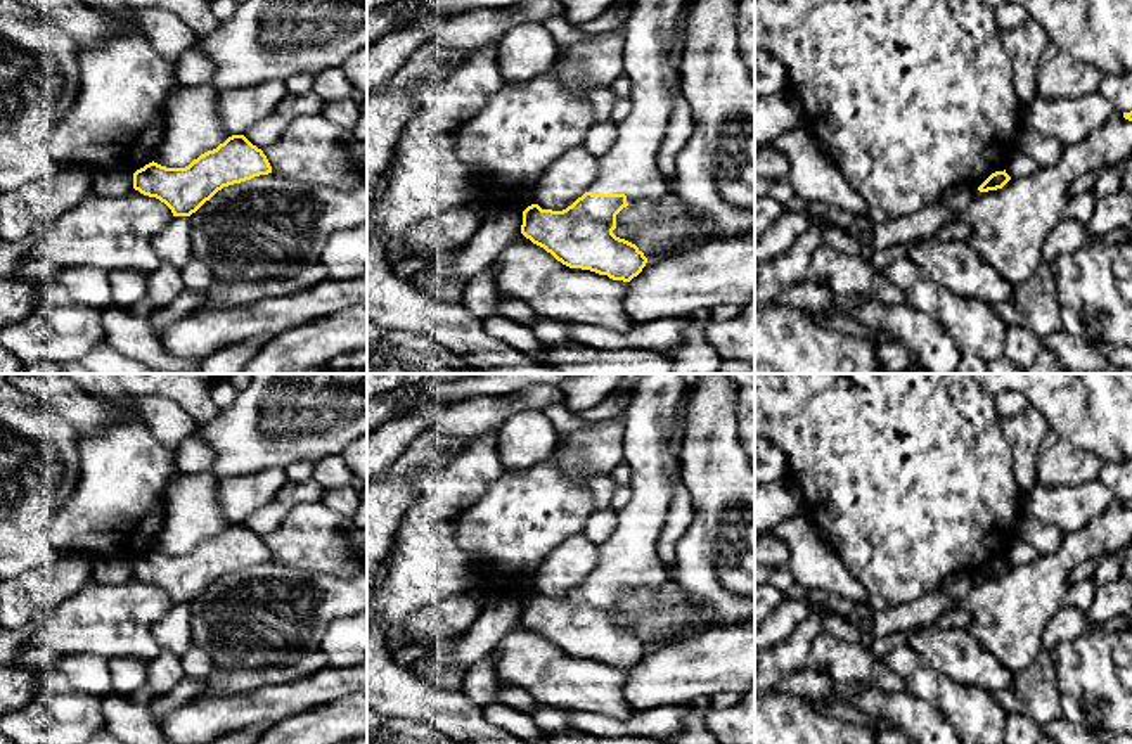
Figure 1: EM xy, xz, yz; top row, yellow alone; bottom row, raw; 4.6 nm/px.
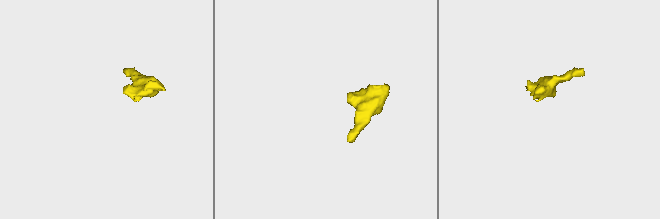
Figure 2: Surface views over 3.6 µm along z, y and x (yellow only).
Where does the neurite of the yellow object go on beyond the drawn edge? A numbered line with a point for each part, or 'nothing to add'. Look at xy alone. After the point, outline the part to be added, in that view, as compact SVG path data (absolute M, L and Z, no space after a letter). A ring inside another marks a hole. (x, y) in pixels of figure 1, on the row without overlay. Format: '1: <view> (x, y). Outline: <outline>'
1: xy (239, 497). Outline: M272 467L249 476L227 476L218 481L218 507L222 517L232 523L246 519L268 503L287 483L286 469Z

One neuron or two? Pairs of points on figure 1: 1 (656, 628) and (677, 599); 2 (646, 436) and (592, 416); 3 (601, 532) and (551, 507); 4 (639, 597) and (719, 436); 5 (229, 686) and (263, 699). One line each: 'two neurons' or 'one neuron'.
1: one neuron
2: two neurons
3: two neurons
4: two neurons
5: two neurons

